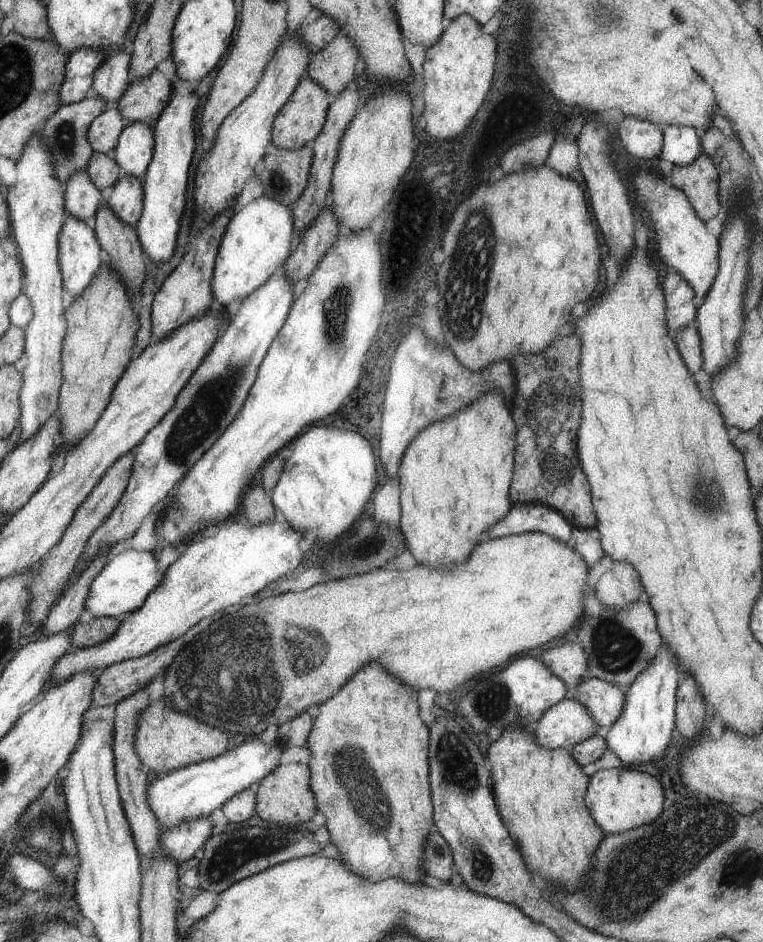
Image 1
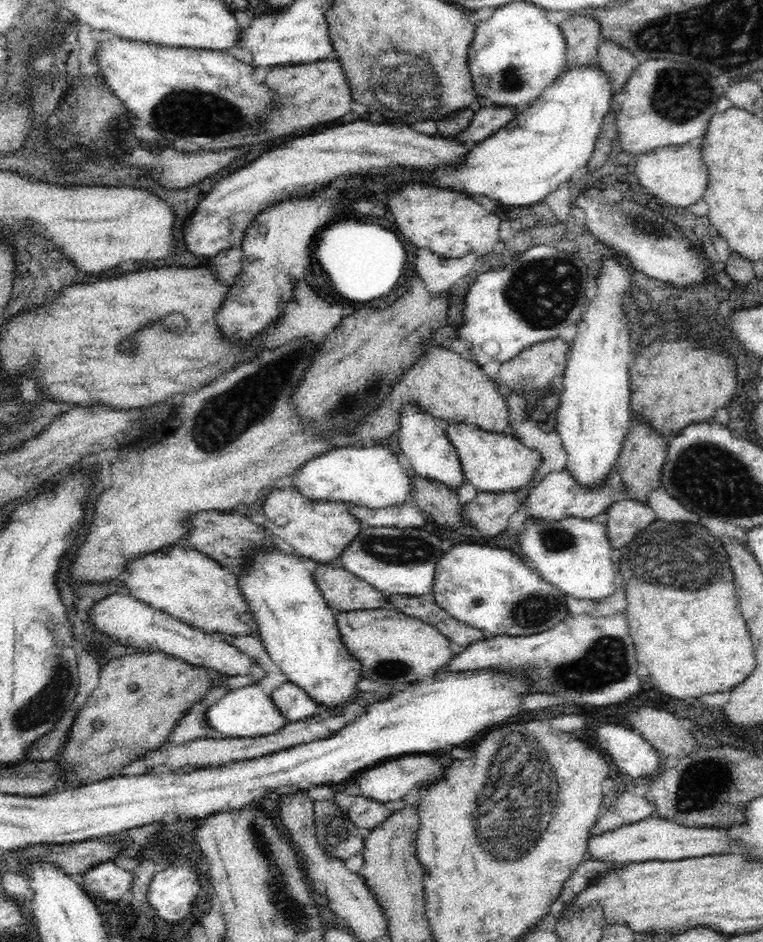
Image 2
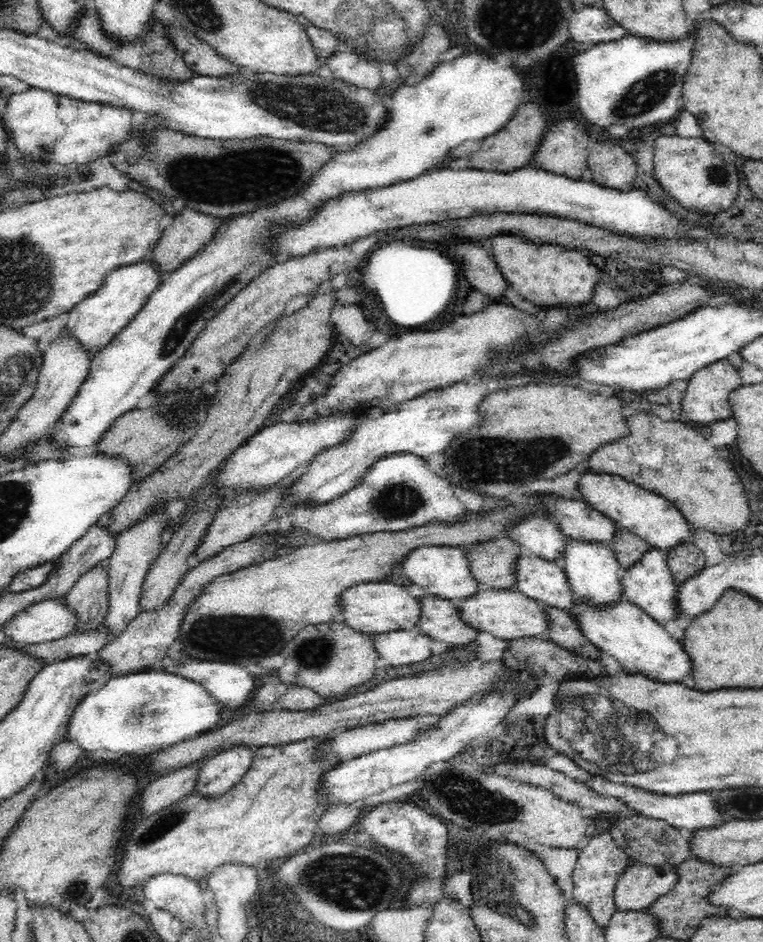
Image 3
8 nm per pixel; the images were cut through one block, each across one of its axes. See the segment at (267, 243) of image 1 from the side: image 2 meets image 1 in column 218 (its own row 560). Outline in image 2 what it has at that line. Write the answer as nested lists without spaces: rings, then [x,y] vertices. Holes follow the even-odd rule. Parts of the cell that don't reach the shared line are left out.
[[[282,546],[258,553],[258,558],[246,565],[244,572],[236,574],[240,578],[240,589],[257,624],[259,637],[271,659],[286,674],[287,681],[304,689],[321,708],[338,712],[349,705],[360,691],[357,682],[362,678],[361,662],[344,646],[337,627],[336,611],[326,604],[312,572],[304,566],[304,558],[299,559],[298,555]]]

